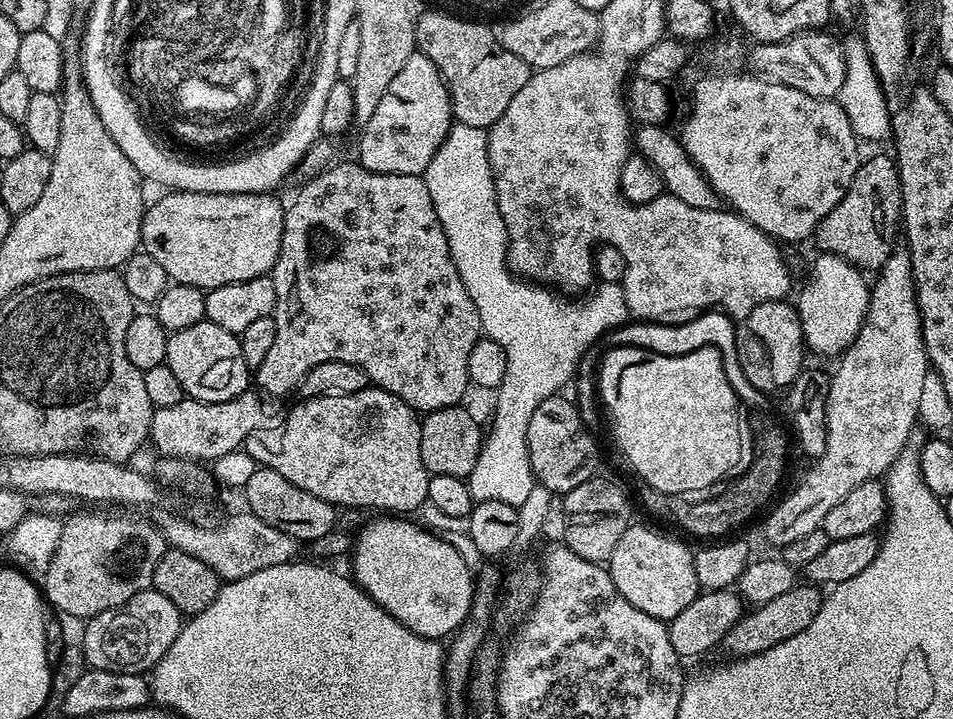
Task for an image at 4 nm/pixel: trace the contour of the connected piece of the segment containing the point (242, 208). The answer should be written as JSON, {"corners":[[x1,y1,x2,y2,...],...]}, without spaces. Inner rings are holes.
{"corners":[[165,191,144,210,140,227,140,243,166,270,169,281,195,288,217,288,230,282,246,282,271,273,282,246,285,205,266,192,254,194,202,194,201,192]]}

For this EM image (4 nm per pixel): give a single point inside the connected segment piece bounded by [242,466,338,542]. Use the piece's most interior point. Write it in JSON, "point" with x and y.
{"point":[269,496]}

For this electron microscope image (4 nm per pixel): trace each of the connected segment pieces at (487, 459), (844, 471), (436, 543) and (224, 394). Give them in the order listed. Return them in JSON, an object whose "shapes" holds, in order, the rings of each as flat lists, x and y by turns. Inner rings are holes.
{"shapes":[[[453,123,442,146,438,146,423,178,426,190,430,190,430,202,434,202,434,211,438,213,438,222,442,222,442,230,454,258,458,278,462,278,462,286,466,286,466,294,470,294,474,310,478,310,481,333,487,339,498,342,502,350,506,350,506,378,502,378,502,386,494,392,496,417,492,420,492,429,489,432,487,429,483,437,474,470,470,470,466,477,468,489,475,502,506,502,520,508,529,503,530,490,537,485,536,475,530,466,530,450,526,446,526,430,530,427,530,418,534,410,538,410,538,406,546,402,546,398,557,395,563,389,560,388,563,384,573,383,580,360,604,333,629,323,630,313,624,286,623,283,597,283,594,291,588,294,593,296,585,295,580,298,585,300,575,304,572,301,575,299,561,298,551,287,529,282,509,268,508,235,502,222,502,214,498,210,496,187,488,157,488,133,485,129]],[[907,247,893,248,890,258,886,258,880,271,875,273,874,283,868,293,868,313,864,315,854,342,839,357,838,363,840,365,836,373,833,371,828,381,826,450,815,457,813,464,816,465,801,478,800,485,764,520,764,536,777,546,794,542,810,534,810,530,821,527,826,514,830,514,830,510,834,510,834,506,838,506,838,502,842,502,842,498,846,498,854,486,862,486,862,482,867,480,880,480,902,454,904,447,909,445,912,427,918,424,922,382,930,371,930,365,924,349,916,283,912,277]],[[384,514,376,519,380,520,372,520,369,524,367,521,354,536,354,551,350,559,352,558,352,568,356,571,354,579,360,589,374,602,378,602,382,610,398,618,398,622,402,622,406,630,414,630,414,634,422,638,443,641,459,632,464,621,471,617,472,599,476,596,476,580,467,558,448,541,451,539,419,523,416,525,412,518]],[[205,319,169,335,166,362,170,370,174,370,178,382,182,382,185,397,194,400,226,402,250,388,250,370,246,358,242,358,239,335,222,330,222,326,214,326]]]}

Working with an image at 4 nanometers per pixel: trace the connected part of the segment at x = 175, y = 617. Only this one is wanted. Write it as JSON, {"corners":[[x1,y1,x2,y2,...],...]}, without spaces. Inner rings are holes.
{"corners":[[151,587,134,594,122,606,91,617,85,624,88,625,84,628,84,656,89,669,144,674,156,667,178,638,182,613,166,594,158,594]]}

